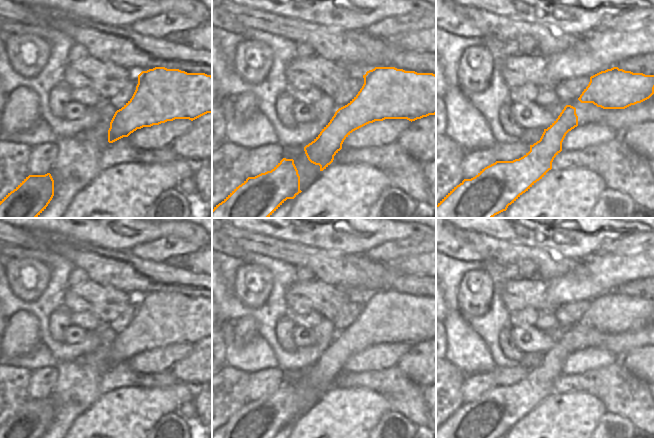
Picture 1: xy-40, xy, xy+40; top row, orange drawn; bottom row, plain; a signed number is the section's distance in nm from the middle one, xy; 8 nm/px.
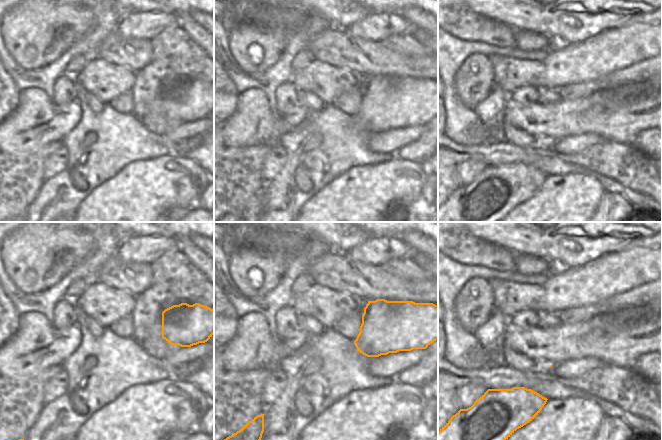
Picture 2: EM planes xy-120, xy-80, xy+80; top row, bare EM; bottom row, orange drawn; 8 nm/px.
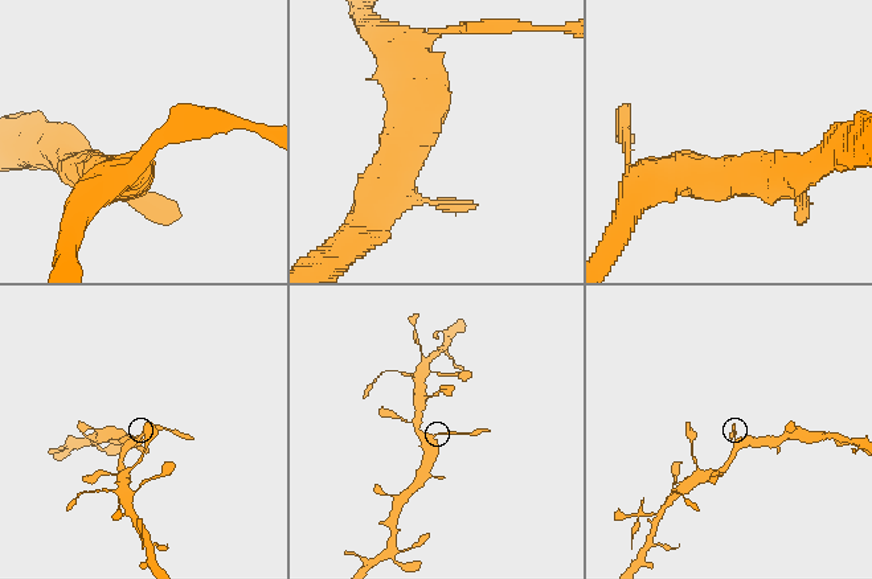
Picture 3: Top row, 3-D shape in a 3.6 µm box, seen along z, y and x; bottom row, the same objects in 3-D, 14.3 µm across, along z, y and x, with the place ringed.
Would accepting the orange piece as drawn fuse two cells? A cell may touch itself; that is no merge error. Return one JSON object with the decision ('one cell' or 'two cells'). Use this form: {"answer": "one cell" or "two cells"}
{"answer": "two cells"}

